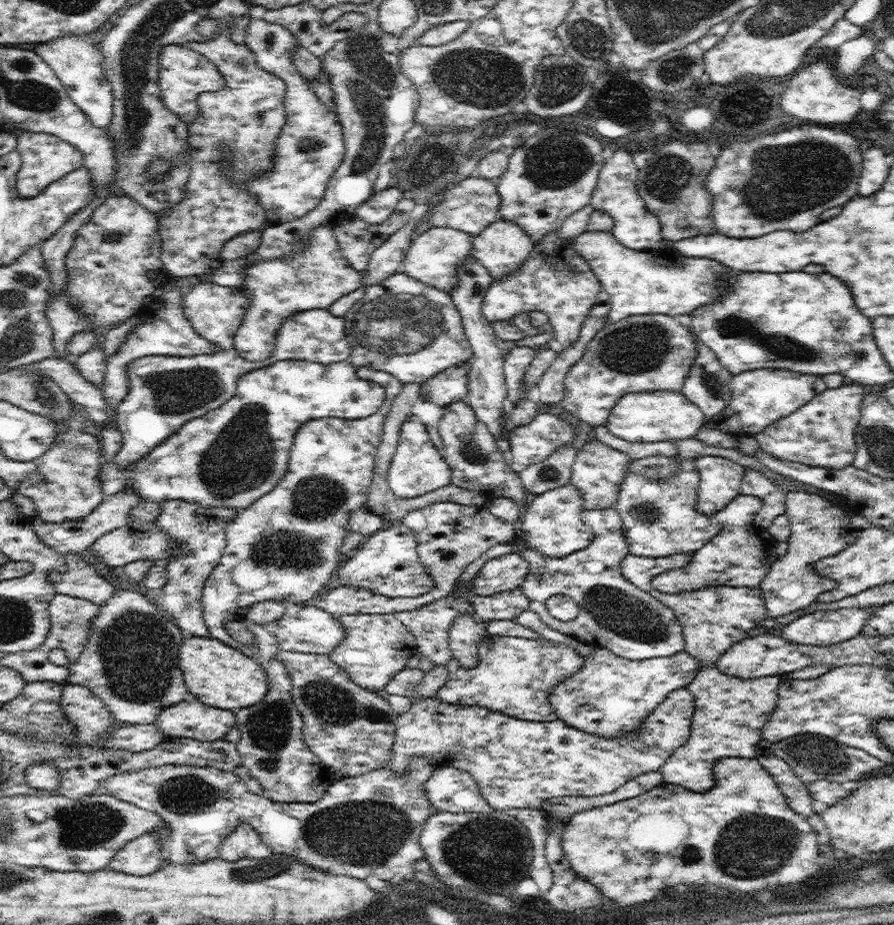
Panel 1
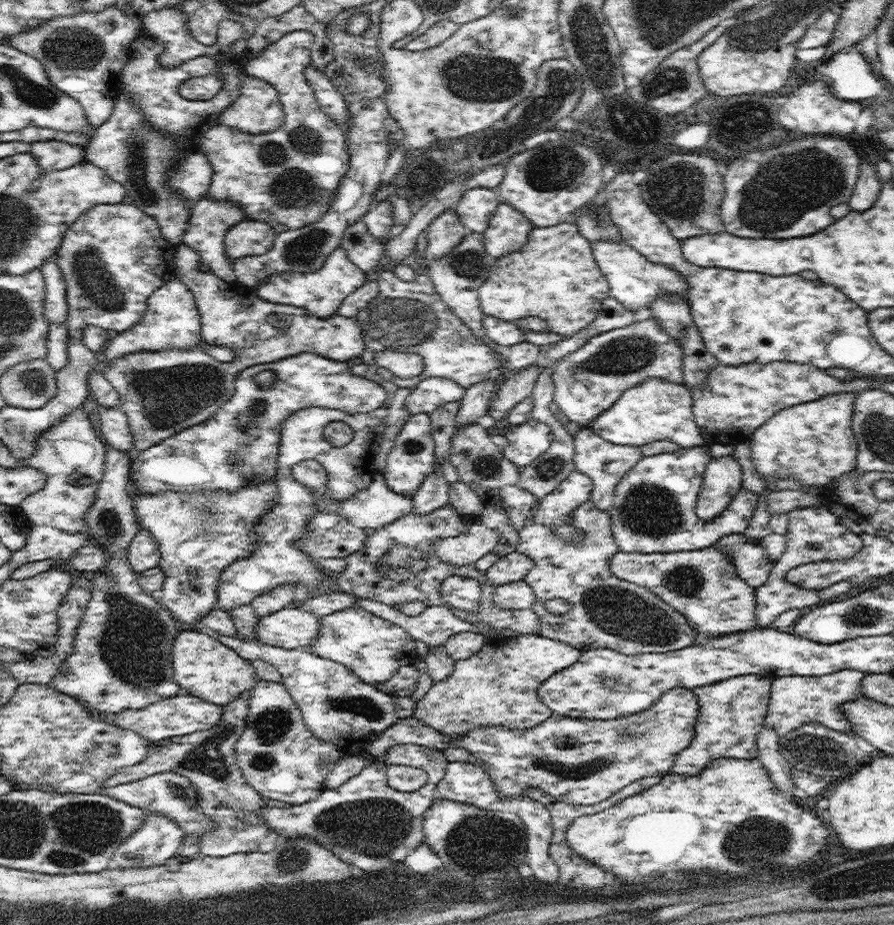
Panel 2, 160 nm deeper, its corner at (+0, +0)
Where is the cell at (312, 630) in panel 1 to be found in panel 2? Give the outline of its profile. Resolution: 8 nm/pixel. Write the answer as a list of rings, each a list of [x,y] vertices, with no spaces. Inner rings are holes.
[[[291,605],[259,618],[255,626],[257,640],[286,650],[309,649],[320,634],[320,621],[316,614]]]

